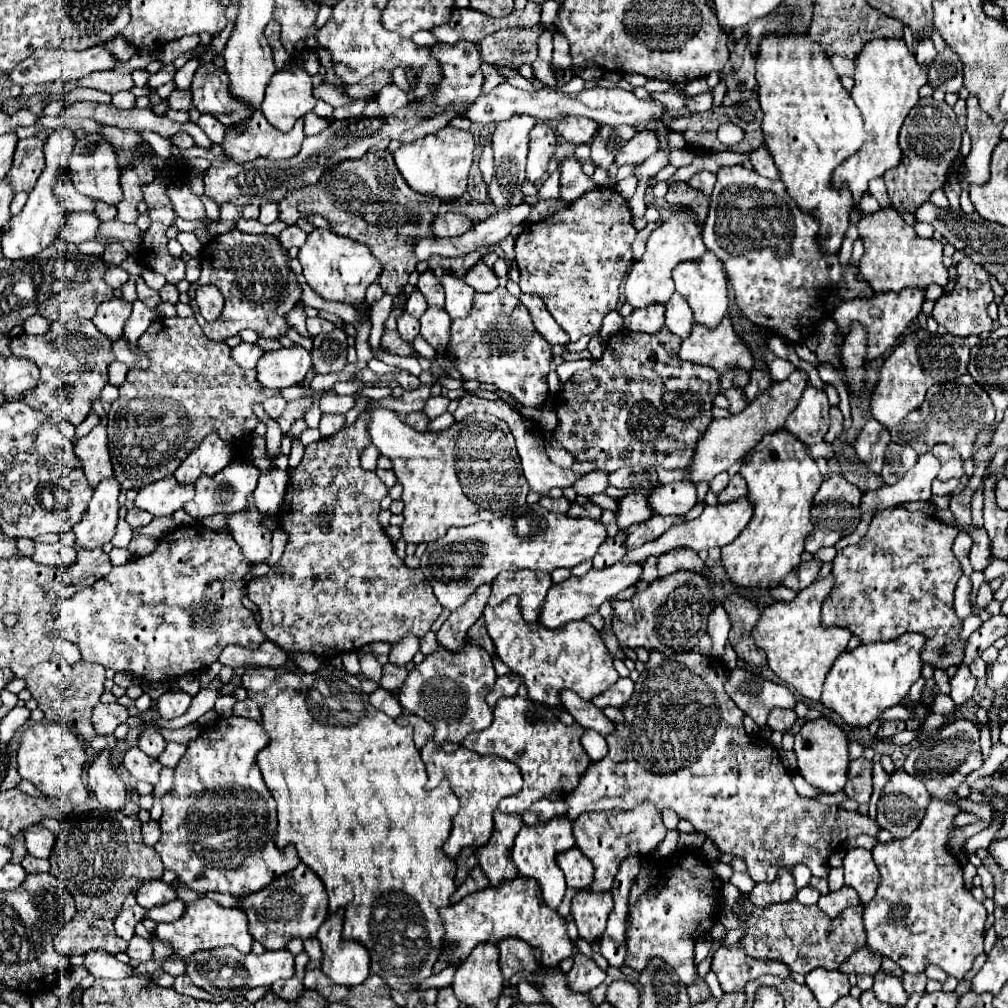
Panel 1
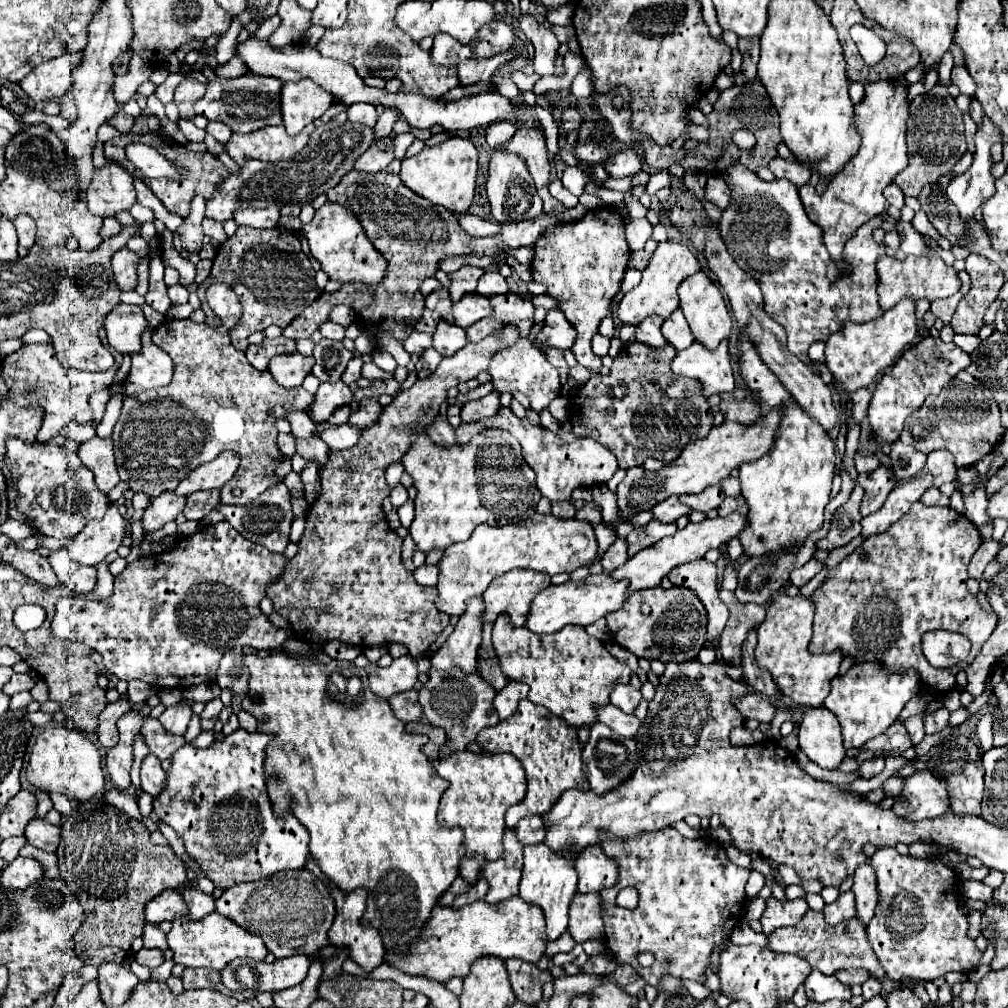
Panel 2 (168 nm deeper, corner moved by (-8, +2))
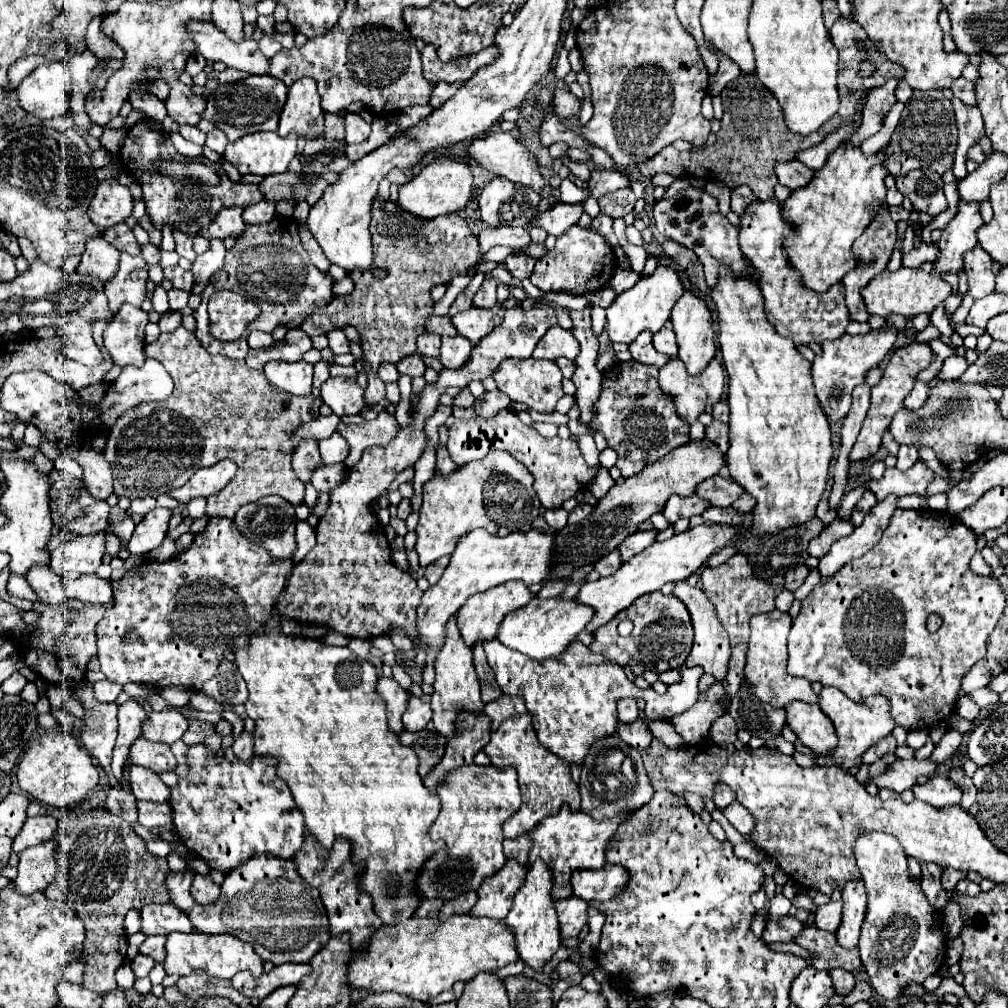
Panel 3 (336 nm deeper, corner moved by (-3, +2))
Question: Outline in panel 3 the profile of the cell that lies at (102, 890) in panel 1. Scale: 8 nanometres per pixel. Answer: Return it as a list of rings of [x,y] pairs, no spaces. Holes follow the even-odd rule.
[[[49,809],[59,821],[67,837],[59,845],[59,885],[65,891],[69,907],[85,923],[85,975],[83,985],[91,991],[105,993],[115,989],[115,971],[127,959],[127,935],[123,919],[129,909],[139,909],[147,903],[167,903],[165,877],[169,873],[167,859],[155,857],[147,851],[145,841],[117,815],[105,809],[65,813],[63,809]]]

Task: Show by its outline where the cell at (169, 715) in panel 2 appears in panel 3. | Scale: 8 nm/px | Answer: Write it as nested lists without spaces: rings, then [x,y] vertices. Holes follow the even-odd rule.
[[[153,711],[149,715],[149,721],[143,725],[143,737],[147,737],[149,741],[161,741],[161,743],[175,743],[183,737],[183,733],[187,731],[189,723],[185,721],[185,717],[179,711]]]

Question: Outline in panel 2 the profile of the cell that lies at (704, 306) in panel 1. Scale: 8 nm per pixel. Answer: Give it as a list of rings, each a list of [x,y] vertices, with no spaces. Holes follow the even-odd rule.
[[[698,271],[686,277],[686,281],[682,281],[682,285],[678,287],[678,295],[680,295],[680,309],[684,311],[686,321],[696,341],[706,345],[708,349],[716,349],[718,343],[730,335],[730,327],[732,327],[732,319],[730,319],[730,313],[728,313],[728,307],[724,303],[720,289],[714,285],[714,281],[704,271]]]

